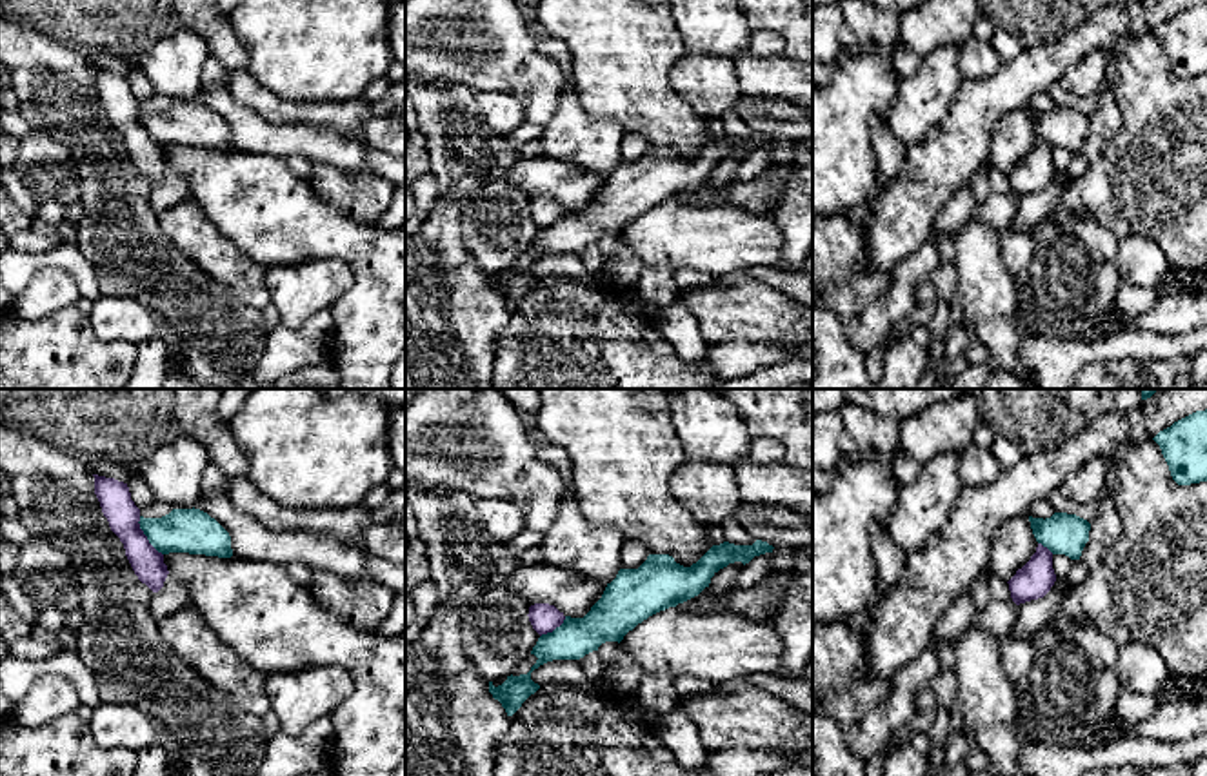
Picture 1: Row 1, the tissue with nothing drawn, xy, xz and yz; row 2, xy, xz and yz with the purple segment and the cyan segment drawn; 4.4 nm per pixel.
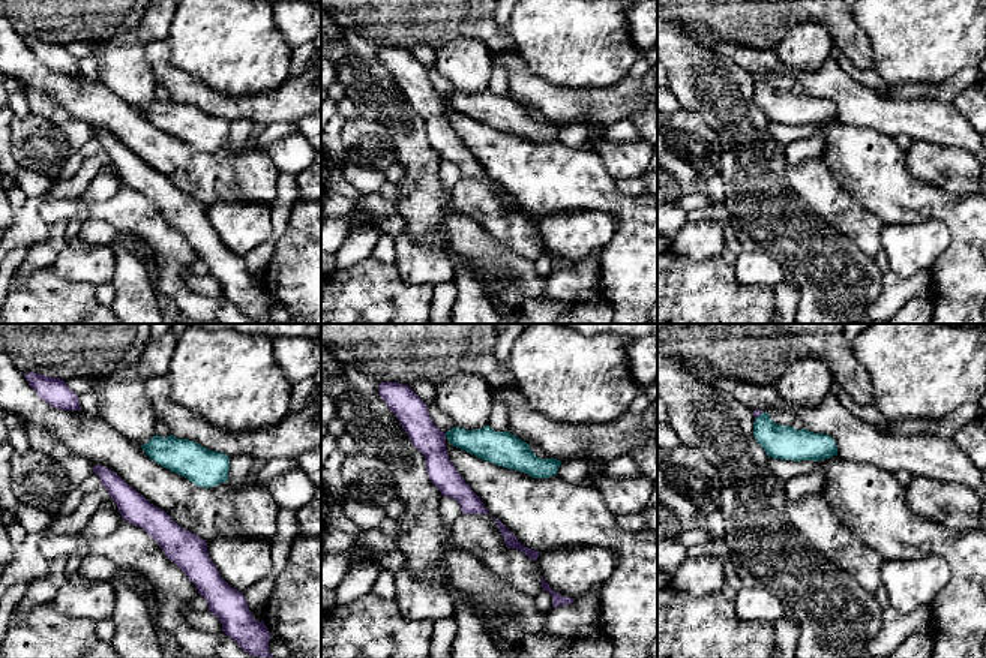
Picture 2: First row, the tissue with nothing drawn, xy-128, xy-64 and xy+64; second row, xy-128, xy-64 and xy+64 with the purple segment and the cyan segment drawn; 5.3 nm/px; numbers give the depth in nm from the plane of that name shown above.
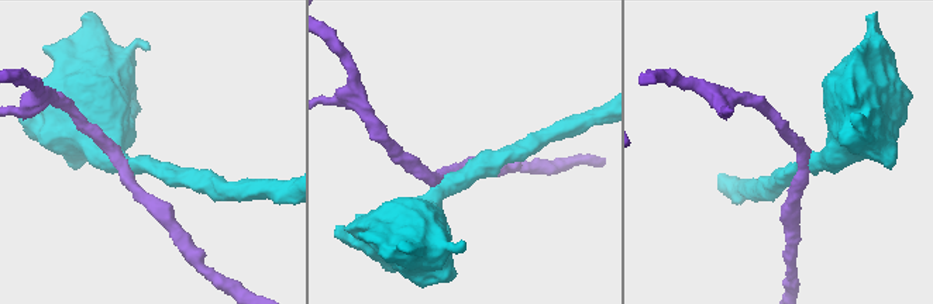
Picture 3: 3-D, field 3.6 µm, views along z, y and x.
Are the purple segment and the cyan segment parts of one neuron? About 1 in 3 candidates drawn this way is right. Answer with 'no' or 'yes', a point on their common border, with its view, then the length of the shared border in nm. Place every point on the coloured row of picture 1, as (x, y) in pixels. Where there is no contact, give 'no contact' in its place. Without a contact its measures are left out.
no; meets purple in xy at (146, 537); contact 200 nm long

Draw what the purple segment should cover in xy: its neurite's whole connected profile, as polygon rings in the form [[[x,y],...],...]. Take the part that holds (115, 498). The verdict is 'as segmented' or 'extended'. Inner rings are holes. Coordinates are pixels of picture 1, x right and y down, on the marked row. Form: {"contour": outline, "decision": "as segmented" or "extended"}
{"contour": [[[95,476],[95,494],[111,531],[120,538],[125,556],[142,583],[153,592],[164,587],[169,574],[164,554],[158,552],[140,529],[140,509],[131,500],[127,483]]], "decision": "as segmented"}

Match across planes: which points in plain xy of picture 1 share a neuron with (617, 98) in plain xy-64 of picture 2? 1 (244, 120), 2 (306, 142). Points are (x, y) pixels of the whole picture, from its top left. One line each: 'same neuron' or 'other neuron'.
1: other neuron
2: other neuron

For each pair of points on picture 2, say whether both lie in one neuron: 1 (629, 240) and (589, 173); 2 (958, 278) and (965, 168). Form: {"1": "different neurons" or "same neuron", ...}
{"1": "same neuron", "2": "different neurons"}

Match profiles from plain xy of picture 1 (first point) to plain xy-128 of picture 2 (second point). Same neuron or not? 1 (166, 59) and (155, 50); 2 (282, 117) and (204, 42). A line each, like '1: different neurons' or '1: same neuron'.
1: different neurons
2: different neurons

